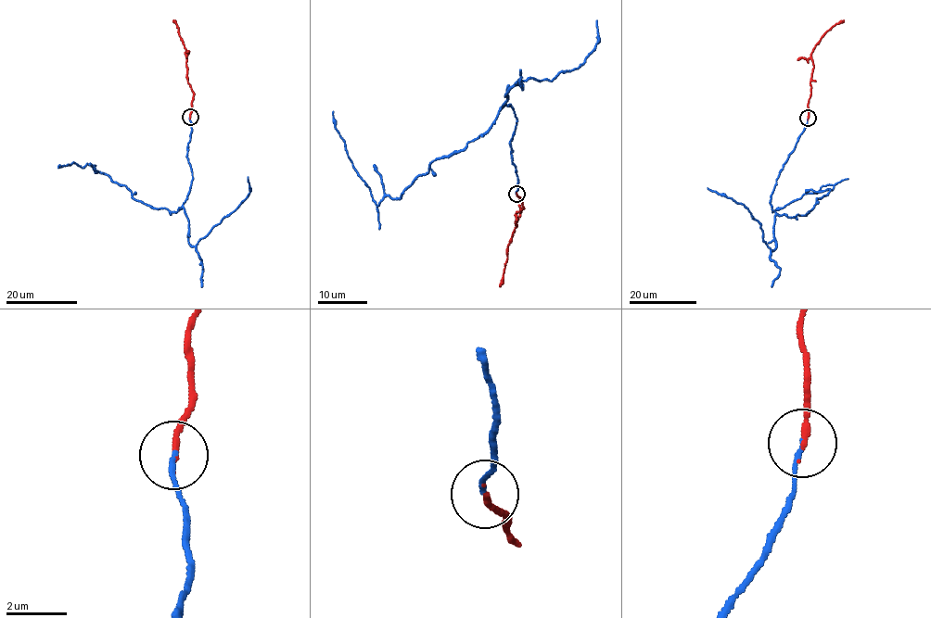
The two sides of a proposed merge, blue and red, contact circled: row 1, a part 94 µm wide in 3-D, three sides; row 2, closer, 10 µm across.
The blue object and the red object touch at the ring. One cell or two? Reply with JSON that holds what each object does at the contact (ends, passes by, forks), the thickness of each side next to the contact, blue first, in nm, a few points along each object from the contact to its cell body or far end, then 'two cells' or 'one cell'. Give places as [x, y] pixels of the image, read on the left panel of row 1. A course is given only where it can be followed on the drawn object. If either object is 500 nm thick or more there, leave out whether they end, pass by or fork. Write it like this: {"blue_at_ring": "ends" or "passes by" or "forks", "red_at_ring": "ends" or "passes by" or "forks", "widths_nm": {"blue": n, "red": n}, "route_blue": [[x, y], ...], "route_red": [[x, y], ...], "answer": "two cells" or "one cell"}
{"blue_at_ring": "ends", "red_at_ring": "ends", "widths_nm": {"blue": 170, "red": 200}, "route_blue": [[190, 117], [186, 157], [192, 180], [185, 199], [173, 212], [135, 199], [124, 185], [87, 164], [57, 168]], "route_red": [[190, 117], [194, 92], [187, 81], [185, 48], [173, 19]], "answer": "one cell"}

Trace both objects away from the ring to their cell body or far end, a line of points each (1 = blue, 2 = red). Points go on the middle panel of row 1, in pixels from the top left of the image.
1: (516, 194), (510, 104), (464, 149), (435, 158), (400, 198), (377, 206), (333, 111)
2: (516, 194), (524, 208), (516, 212), (516, 227), (508, 245), (507, 259), (500, 286)

